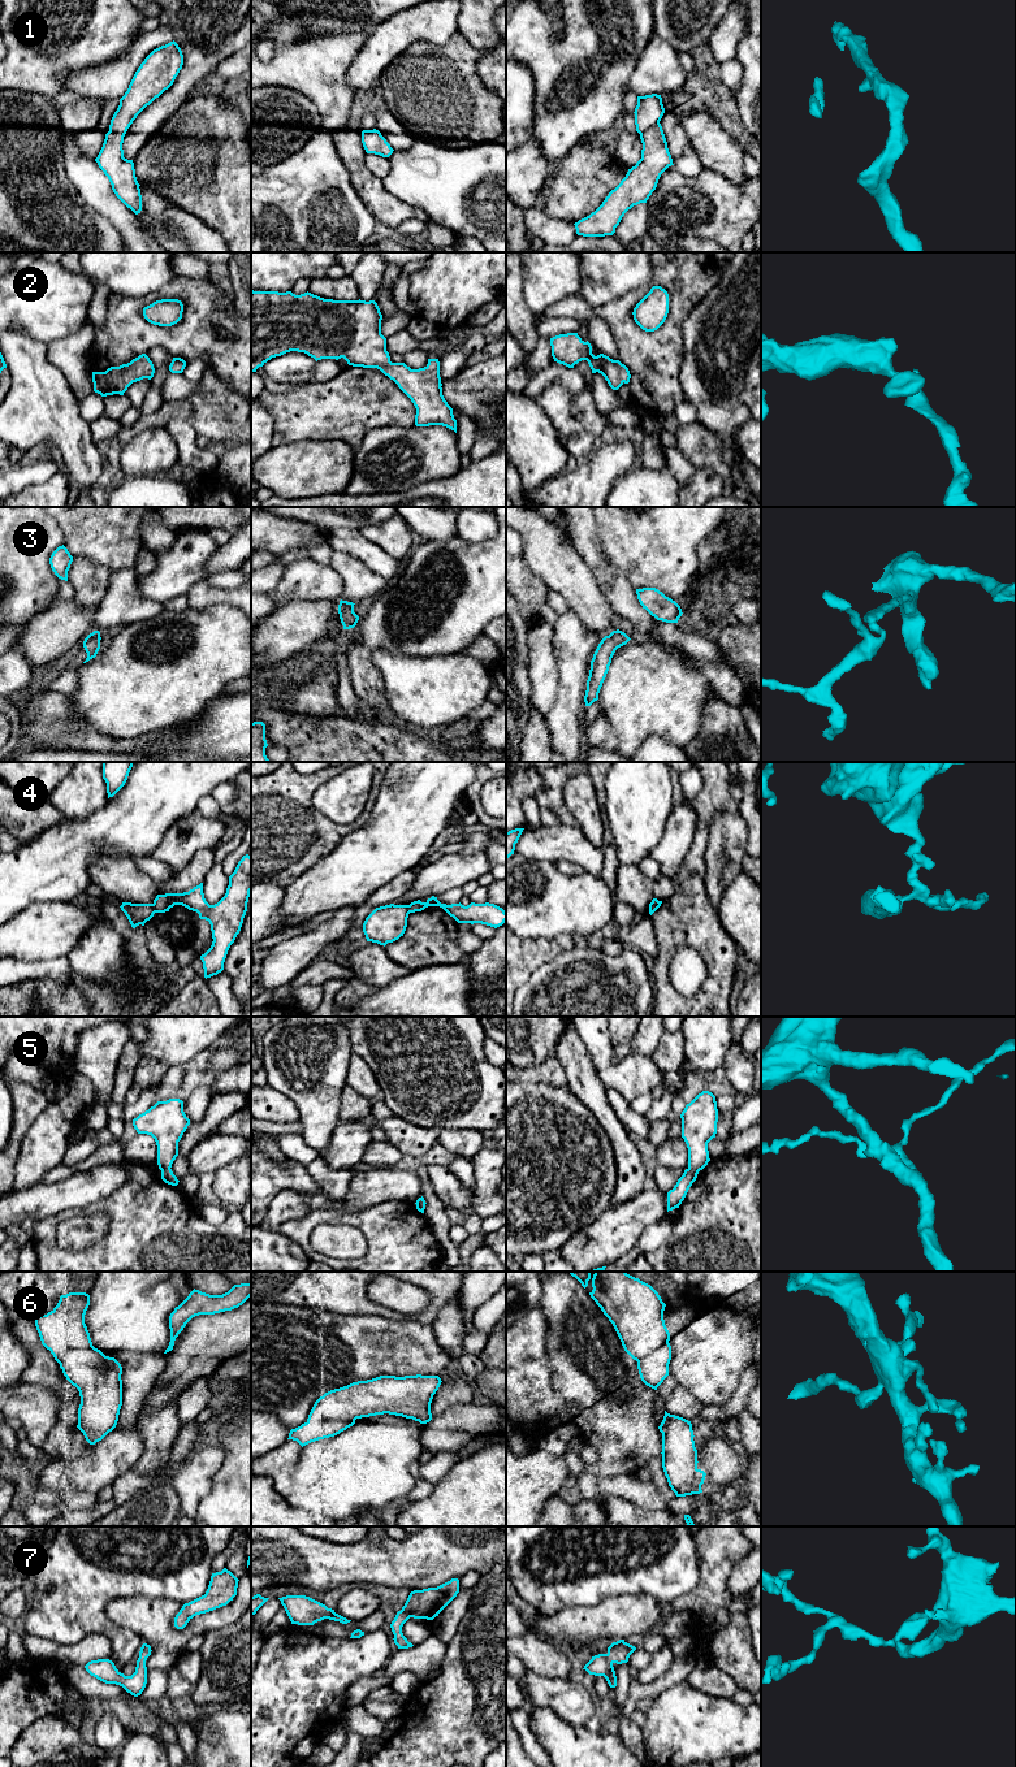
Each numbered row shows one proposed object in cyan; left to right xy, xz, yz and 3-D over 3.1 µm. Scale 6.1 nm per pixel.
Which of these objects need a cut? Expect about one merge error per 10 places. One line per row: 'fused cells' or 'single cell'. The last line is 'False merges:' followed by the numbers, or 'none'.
1: single cell
2: single cell
3: single cell
4: fused cells
5: single cell
6: single cell
7: single cell
False merges: 4

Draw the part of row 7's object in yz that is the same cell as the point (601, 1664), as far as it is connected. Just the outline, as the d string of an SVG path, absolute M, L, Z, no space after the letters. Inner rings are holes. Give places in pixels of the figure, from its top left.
M624 1640L613 1642L608 1647L606 1654L598 1654L584 1666L589 1675L604 1676L610 1688L617 1686L617 1676L613 1664L627 1663L630 1655L636 1650L635 1646L627 1643Z

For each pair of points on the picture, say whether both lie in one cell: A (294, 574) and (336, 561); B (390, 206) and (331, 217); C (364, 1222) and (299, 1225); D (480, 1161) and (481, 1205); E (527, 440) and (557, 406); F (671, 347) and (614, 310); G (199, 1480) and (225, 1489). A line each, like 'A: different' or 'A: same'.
A: different
B: different
C: same
D: same
E: different
F: same
G: different

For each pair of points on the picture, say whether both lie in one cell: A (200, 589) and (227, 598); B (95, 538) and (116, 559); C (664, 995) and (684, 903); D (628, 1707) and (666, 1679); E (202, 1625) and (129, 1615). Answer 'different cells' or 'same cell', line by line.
A: same cell
B: same cell
C: same cell
D: same cell
E: same cell

